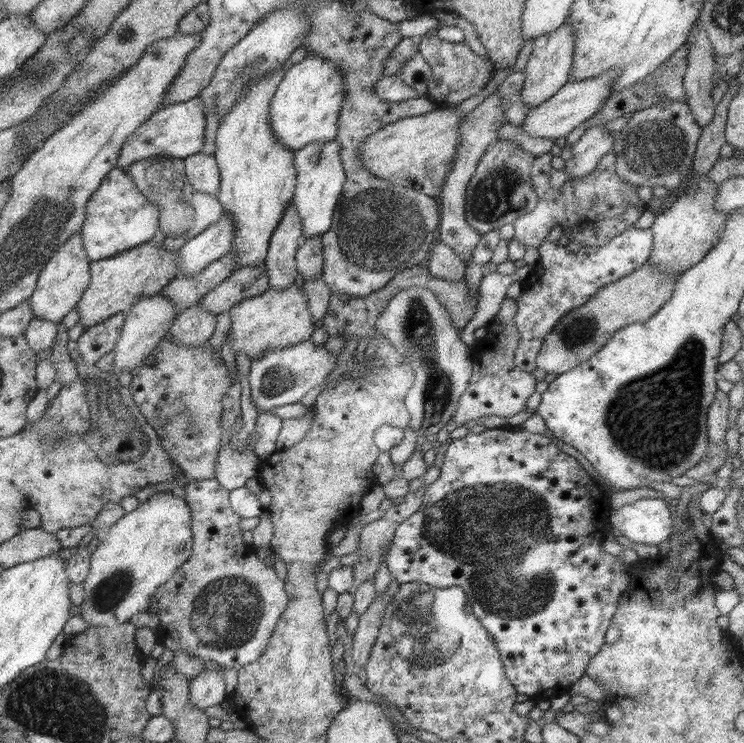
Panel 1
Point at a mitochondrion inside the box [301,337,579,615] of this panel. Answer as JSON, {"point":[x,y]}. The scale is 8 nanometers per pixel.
{"point":[458,526]}

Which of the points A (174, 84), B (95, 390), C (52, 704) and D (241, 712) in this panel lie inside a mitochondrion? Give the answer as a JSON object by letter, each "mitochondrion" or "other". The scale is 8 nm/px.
{"A":"other","B":"mitochondrion","C":"mitochondrion","D":"other"}

